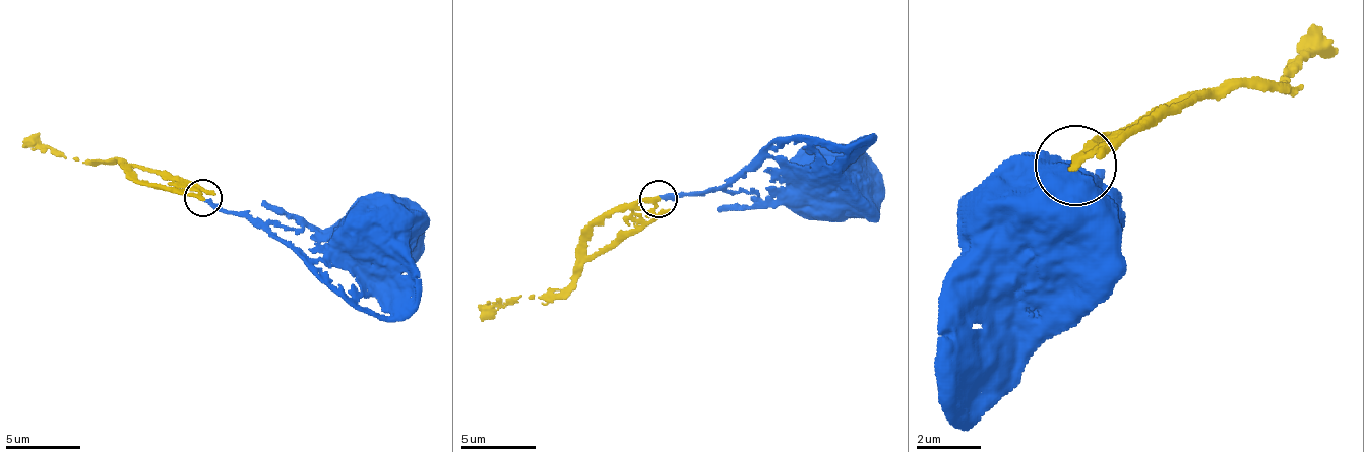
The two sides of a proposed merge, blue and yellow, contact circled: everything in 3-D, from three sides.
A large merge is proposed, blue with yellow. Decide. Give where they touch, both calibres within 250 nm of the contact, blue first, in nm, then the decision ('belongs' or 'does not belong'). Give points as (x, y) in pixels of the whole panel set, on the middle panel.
at (658, 199); 240 nm thick on the blue side, 220 nm on the other; belongs

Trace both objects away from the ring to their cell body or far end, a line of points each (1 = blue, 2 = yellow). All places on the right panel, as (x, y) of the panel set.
1: (1069, 167), (1069, 191), (1053, 215), (1069, 231), (1021, 239), (989, 215), (1005, 223)
2: (1077, 167), (1174, 103), (1270, 86), (1311, 38)

